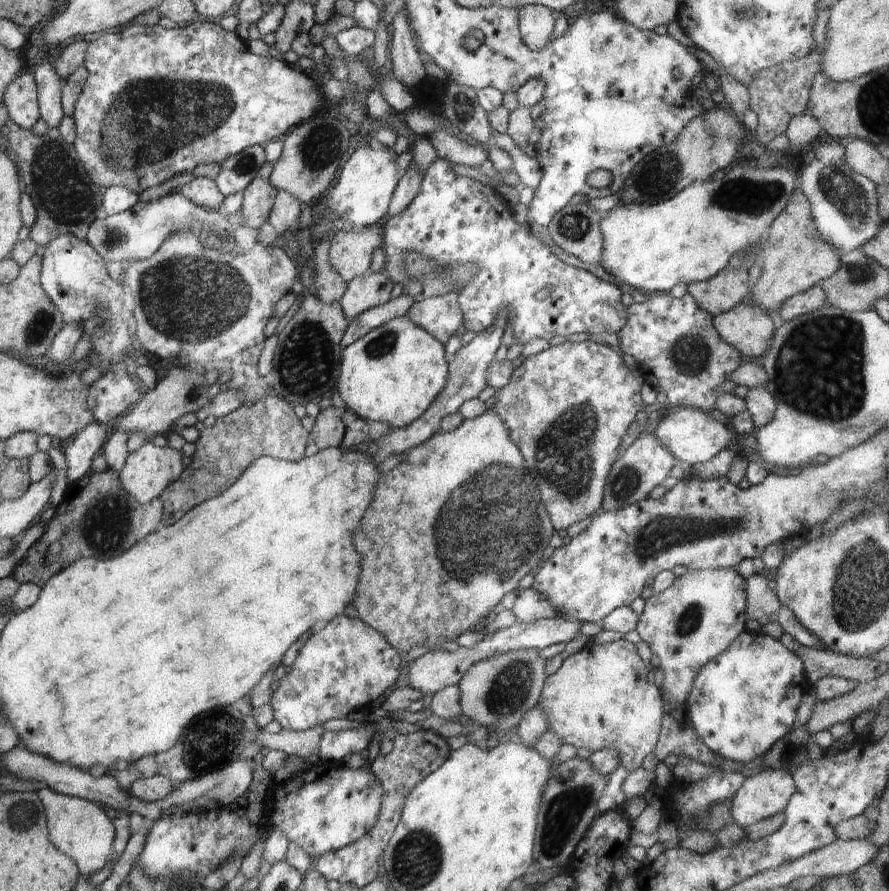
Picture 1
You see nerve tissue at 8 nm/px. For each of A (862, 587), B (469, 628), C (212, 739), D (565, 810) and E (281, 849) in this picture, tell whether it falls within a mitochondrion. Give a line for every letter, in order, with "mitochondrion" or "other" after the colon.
A: mitochondrion
B: other
C: mitochondrion
D: mitochondrion
E: other

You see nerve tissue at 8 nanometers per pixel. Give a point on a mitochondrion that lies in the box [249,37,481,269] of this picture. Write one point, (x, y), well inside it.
(321, 147)

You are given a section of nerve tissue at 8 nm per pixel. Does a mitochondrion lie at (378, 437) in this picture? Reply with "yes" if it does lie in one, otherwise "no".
no

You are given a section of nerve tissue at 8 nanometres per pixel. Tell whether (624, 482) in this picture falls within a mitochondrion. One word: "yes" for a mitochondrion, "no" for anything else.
yes

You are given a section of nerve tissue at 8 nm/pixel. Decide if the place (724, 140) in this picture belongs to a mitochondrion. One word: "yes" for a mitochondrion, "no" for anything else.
no

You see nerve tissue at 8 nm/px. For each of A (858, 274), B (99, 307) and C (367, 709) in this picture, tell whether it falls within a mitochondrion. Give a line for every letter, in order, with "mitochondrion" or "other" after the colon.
A: mitochondrion
B: mitochondrion
C: other

